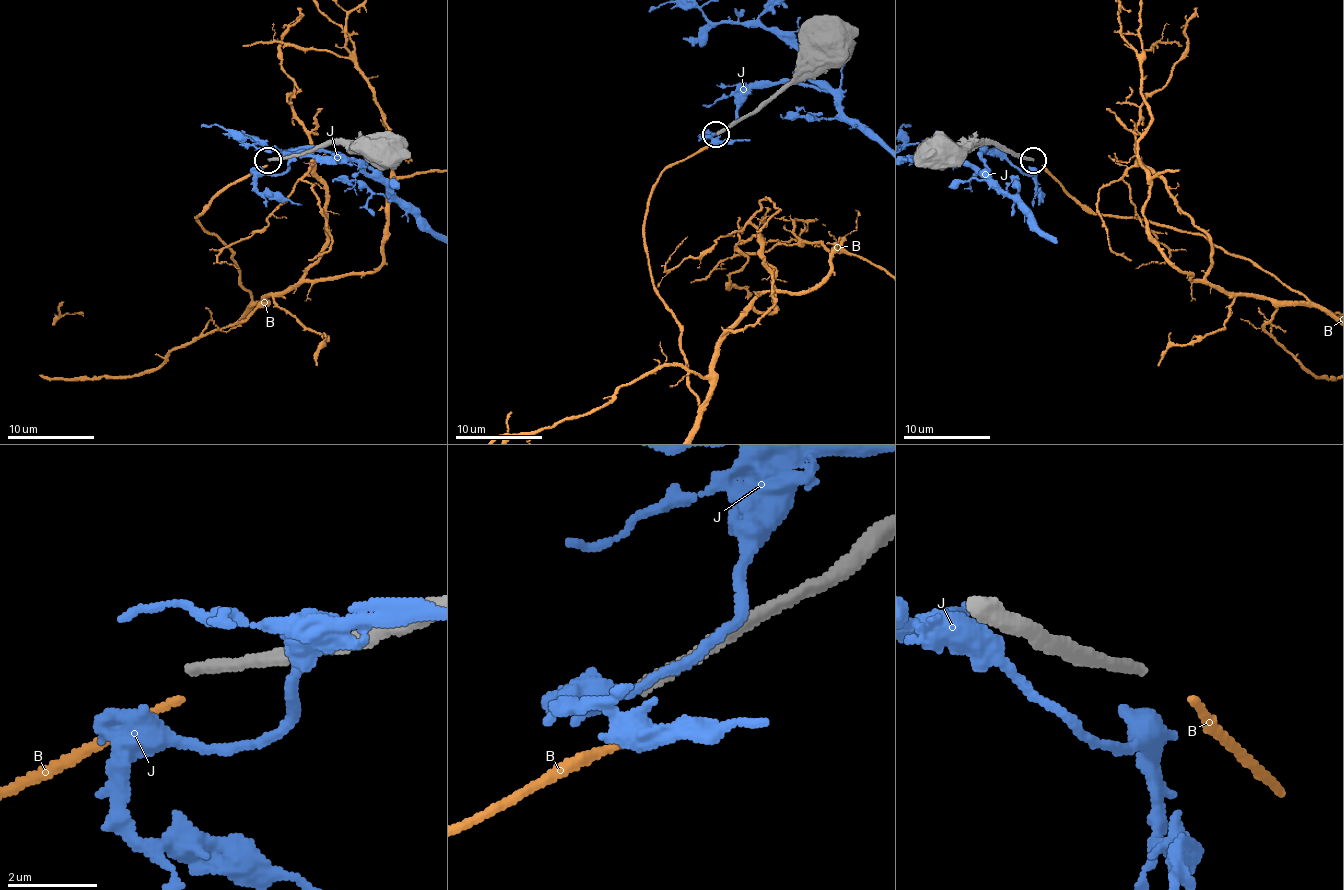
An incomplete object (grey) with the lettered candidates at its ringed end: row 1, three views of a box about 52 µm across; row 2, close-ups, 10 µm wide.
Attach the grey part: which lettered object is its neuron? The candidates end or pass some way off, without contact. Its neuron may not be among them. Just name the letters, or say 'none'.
none

